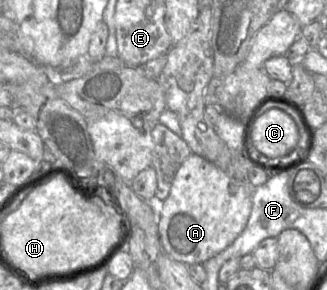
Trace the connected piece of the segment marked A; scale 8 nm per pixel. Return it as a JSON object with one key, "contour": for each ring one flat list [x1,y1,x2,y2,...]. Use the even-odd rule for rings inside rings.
{"contour":[[191,153,177,170,169,196,158,204,158,229,164,251,174,260,193,264,204,263,226,249,248,223,253,189,249,183,238,181,207,159]]}

